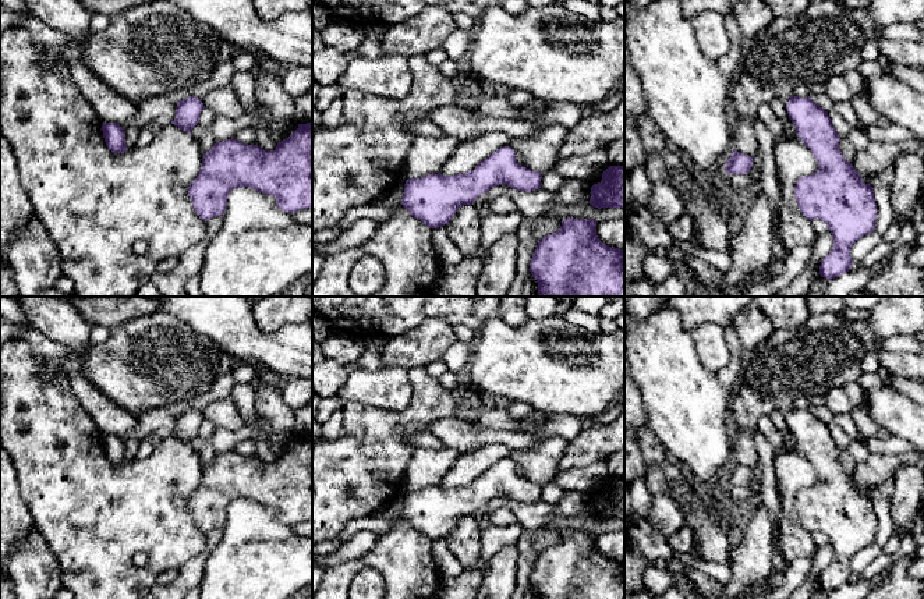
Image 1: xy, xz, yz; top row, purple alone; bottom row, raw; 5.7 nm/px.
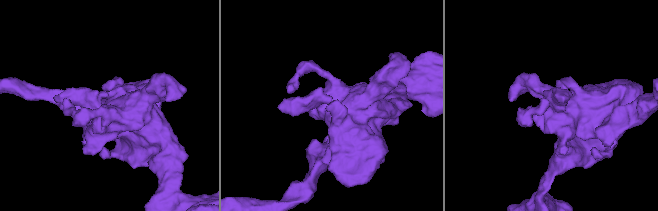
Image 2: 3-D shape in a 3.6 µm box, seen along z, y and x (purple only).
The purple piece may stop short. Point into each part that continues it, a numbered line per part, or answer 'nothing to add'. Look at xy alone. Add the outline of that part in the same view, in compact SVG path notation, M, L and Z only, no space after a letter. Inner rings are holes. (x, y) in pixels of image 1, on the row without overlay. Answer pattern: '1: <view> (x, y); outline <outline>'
nothing to add

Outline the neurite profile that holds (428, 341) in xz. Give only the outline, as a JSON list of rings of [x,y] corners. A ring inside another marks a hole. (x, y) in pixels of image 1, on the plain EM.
[[[429,318],[424,323],[389,337],[380,351],[383,366],[403,366],[408,371],[440,361],[457,341],[453,326],[445,319]]]

